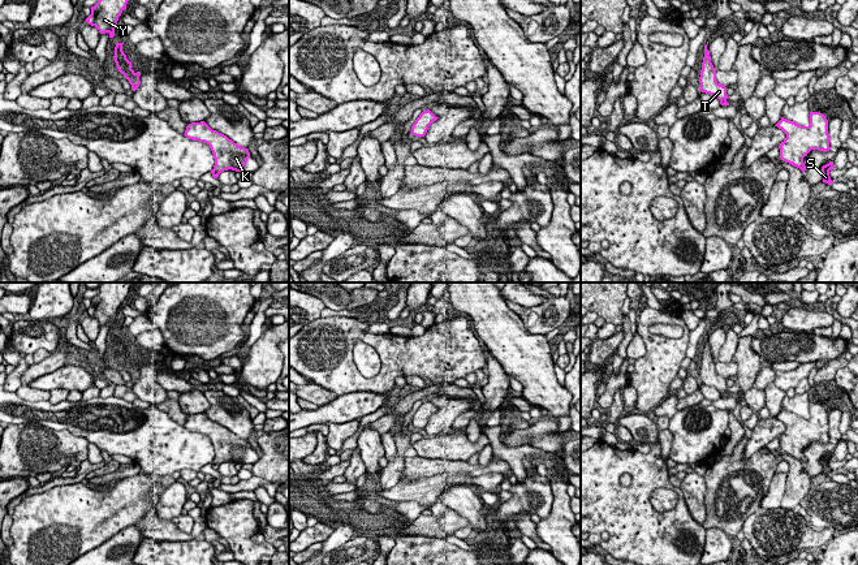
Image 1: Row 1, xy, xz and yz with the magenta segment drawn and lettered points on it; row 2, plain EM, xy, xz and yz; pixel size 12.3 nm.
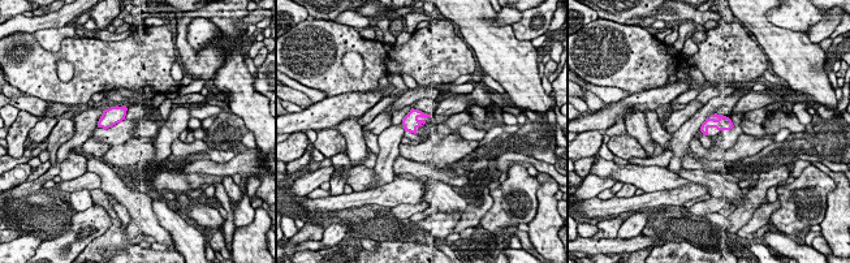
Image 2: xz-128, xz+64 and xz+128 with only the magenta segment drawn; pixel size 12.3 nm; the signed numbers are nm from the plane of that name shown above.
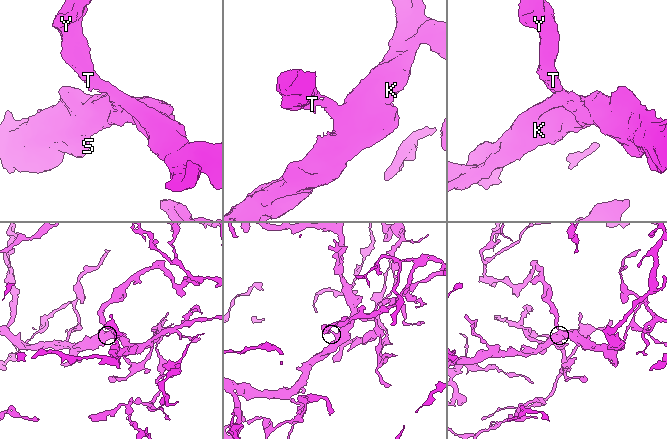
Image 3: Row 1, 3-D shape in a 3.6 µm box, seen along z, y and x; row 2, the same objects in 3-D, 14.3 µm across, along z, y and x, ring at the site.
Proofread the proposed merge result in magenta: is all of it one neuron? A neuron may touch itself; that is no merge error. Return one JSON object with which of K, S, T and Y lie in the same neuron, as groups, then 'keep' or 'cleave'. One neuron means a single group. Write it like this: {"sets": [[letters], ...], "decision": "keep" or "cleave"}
{"sets": [["K", "S", "T", "Y"]], "decision": "keep"}

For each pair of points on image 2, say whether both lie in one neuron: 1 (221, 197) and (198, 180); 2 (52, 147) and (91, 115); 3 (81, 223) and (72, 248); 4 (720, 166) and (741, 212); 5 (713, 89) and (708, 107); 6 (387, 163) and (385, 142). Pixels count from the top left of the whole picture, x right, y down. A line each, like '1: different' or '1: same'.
1: different
2: different
3: same
4: different
5: different
6: same

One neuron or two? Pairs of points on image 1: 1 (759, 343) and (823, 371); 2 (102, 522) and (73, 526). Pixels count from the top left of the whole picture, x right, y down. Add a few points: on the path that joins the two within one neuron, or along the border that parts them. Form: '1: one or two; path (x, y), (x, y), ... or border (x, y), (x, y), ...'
1: two; border (843, 354), (823, 362)
2: one; path (95, 522), (80, 522)

